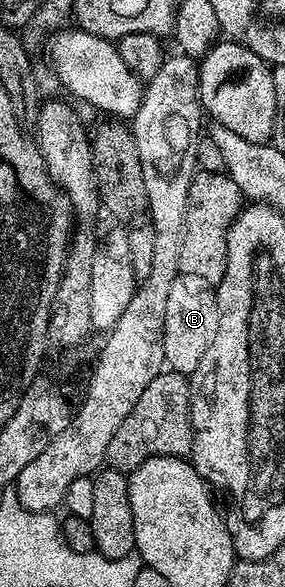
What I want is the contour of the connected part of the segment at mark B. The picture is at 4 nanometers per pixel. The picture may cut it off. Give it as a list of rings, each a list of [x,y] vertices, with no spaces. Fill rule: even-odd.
[[[180,275],[173,279],[173,288],[165,303],[165,327],[163,328],[163,360],[176,373],[190,375],[197,371],[205,351],[213,343],[219,326],[219,304],[215,289],[206,281]]]

